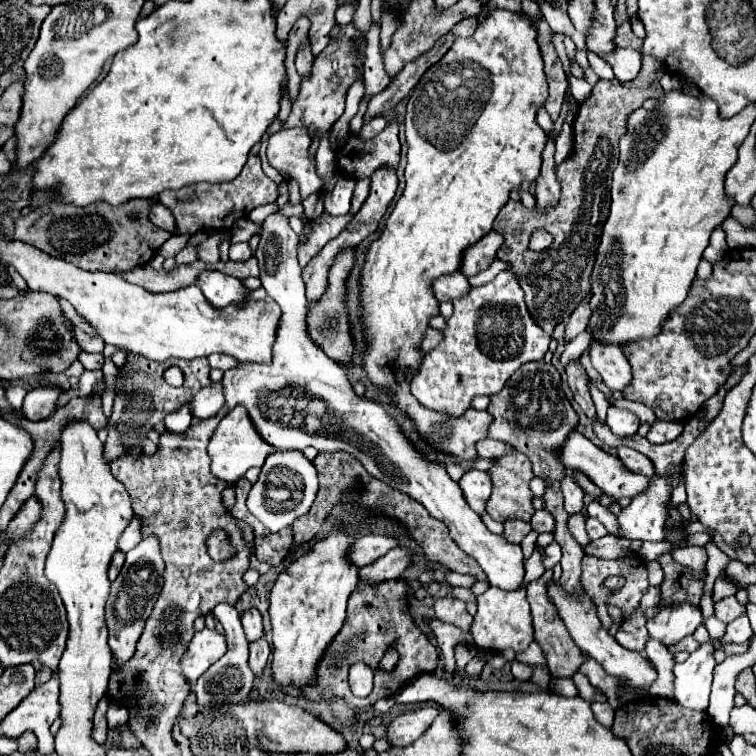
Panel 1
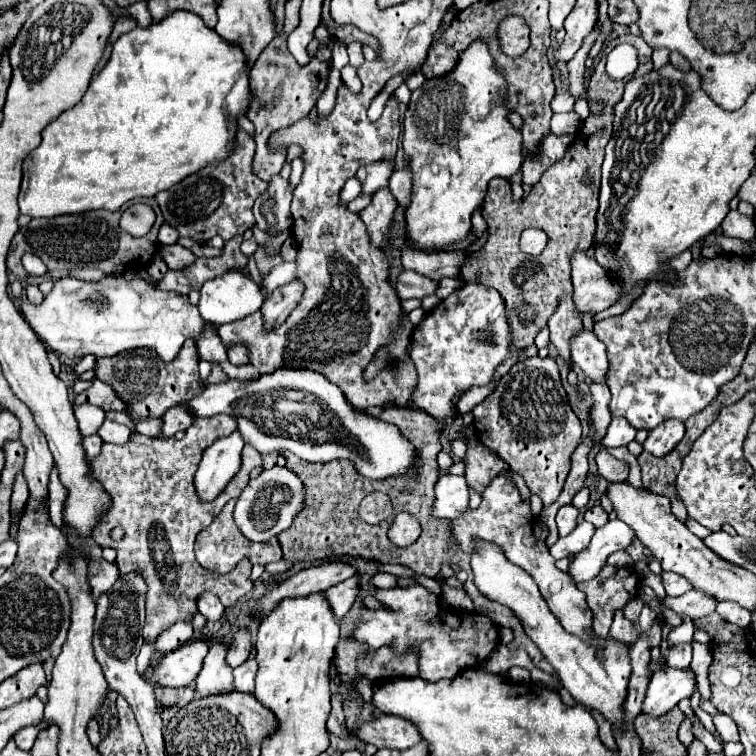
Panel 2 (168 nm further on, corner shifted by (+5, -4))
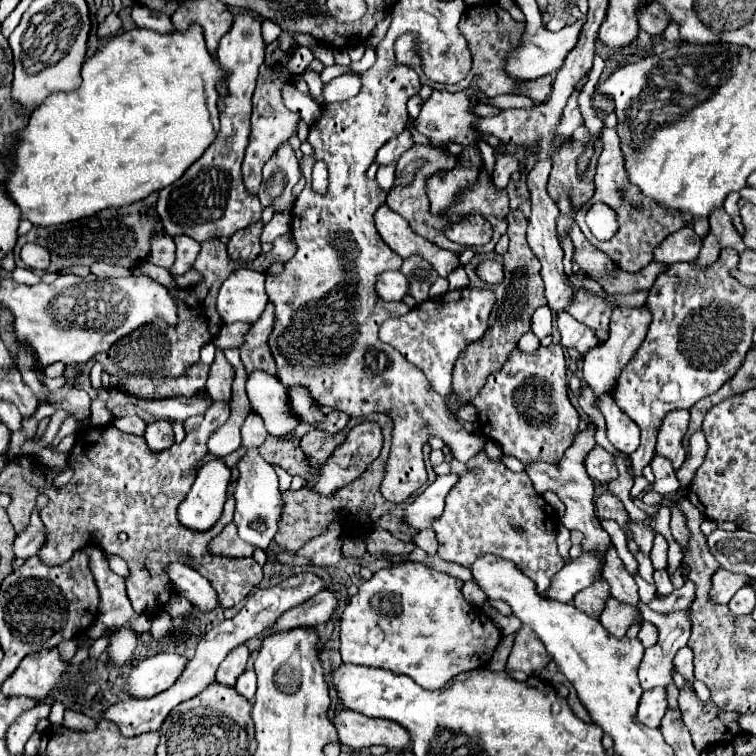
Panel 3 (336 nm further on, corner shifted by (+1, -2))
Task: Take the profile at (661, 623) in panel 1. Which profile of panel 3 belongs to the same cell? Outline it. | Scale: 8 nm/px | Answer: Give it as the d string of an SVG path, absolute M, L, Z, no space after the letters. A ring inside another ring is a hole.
M718 570L712 576L712 584L710 584L710 600L714 600L716 604L728 604L730 598L736 594L736 590L740 590L740 586L744 586L748 582L746 576L738 576L732 574L728 570Z

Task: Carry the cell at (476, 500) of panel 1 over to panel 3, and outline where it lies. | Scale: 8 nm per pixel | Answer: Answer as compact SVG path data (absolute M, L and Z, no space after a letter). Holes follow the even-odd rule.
M456 474L438 476L436 482L432 482L422 494L416 496L412 504L406 506L404 510L406 522L418 530L432 528L434 520L444 512L444 500L456 486L456 482L458 482Z

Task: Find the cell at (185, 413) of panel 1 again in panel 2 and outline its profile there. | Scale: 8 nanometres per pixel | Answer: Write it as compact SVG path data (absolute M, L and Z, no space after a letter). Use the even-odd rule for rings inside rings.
M146 418L134 424L134 432L138 434L146 434L146 436L158 436L162 428L162 420L160 418Z

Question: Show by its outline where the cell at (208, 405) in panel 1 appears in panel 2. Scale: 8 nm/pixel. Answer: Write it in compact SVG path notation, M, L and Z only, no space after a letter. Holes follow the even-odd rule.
M172 406L172 410L166 410L166 414L162 416L162 430L158 438L170 438L176 432L184 432L192 422L194 422L194 416L188 414L188 410L180 406Z

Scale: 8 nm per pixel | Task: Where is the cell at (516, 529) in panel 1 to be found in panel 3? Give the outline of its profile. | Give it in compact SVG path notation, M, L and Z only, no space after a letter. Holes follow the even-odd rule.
M486 454L476 456L468 468L470 472L460 476L456 488L452 488L446 498L444 514L434 524L440 544L438 556L466 568L482 554L500 556L524 570L524 574L536 582L538 592L544 594L554 574L564 566L556 548L558 518L552 518L552 508L536 494L532 480L524 472L512 472L504 464L494 464Z

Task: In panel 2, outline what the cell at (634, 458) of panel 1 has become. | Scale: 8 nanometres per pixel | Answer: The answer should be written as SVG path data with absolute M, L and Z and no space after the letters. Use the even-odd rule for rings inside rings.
M604 448L596 454L598 476L606 478L608 482L624 482L628 478L628 464L610 456Z

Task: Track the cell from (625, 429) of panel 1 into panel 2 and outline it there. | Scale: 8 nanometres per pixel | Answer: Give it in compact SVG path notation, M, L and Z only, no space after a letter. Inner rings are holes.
M612 418L608 432L602 440L604 448L618 448L618 446L628 446L636 436L636 430L632 430L632 426L628 422L624 422L624 418Z

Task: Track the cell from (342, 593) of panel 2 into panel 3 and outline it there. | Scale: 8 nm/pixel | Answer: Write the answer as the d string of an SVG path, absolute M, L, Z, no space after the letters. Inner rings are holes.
M322 590L316 596L312 596L310 600L306 600L304 604L284 612L284 616L280 616L280 620L276 620L276 624L272 626L272 630L288 630L288 628L296 628L296 626L320 626L326 624L334 610L338 608L338 594L334 590Z

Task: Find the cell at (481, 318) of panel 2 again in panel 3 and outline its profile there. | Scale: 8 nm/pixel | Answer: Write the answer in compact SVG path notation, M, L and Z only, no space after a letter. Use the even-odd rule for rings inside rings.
M488 288L452 290L438 298L430 298L424 304L418 304L400 318L386 320L380 328L380 340L392 344L404 358L416 364L440 396L448 396L452 392L454 364L472 342L478 342L486 334L488 316L494 304L496 296Z

